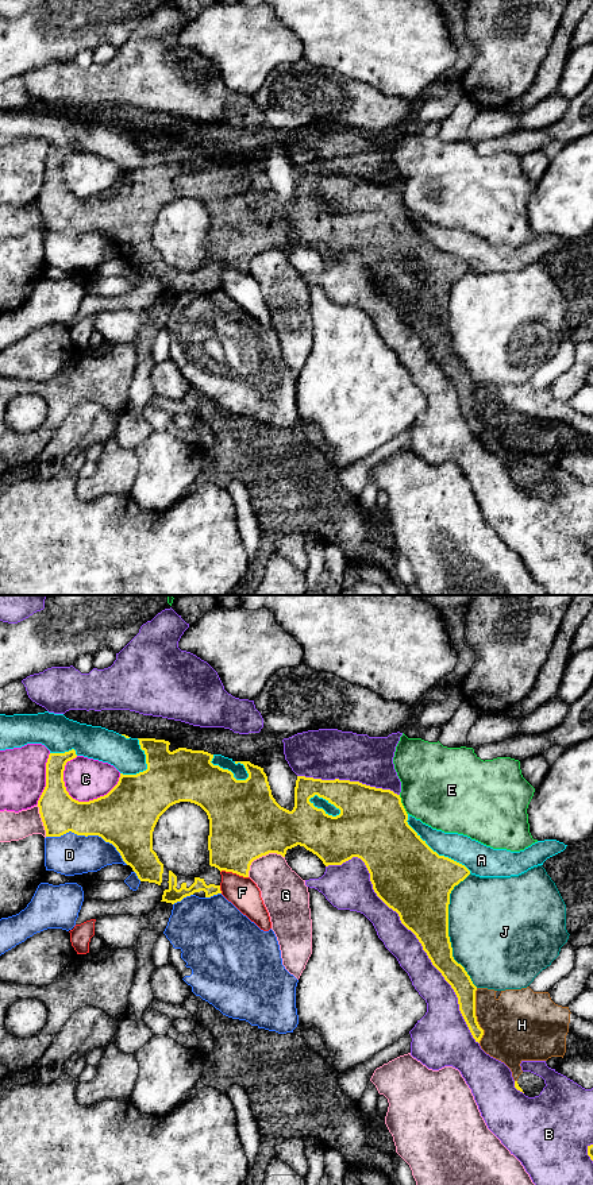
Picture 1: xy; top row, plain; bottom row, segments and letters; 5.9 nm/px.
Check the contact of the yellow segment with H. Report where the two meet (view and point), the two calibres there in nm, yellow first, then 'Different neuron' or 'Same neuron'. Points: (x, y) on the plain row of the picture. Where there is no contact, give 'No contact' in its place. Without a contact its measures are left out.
Touches yellow at xy (474, 410). Thickness 120 nm (yellow) against 380 nm. Different neuron

